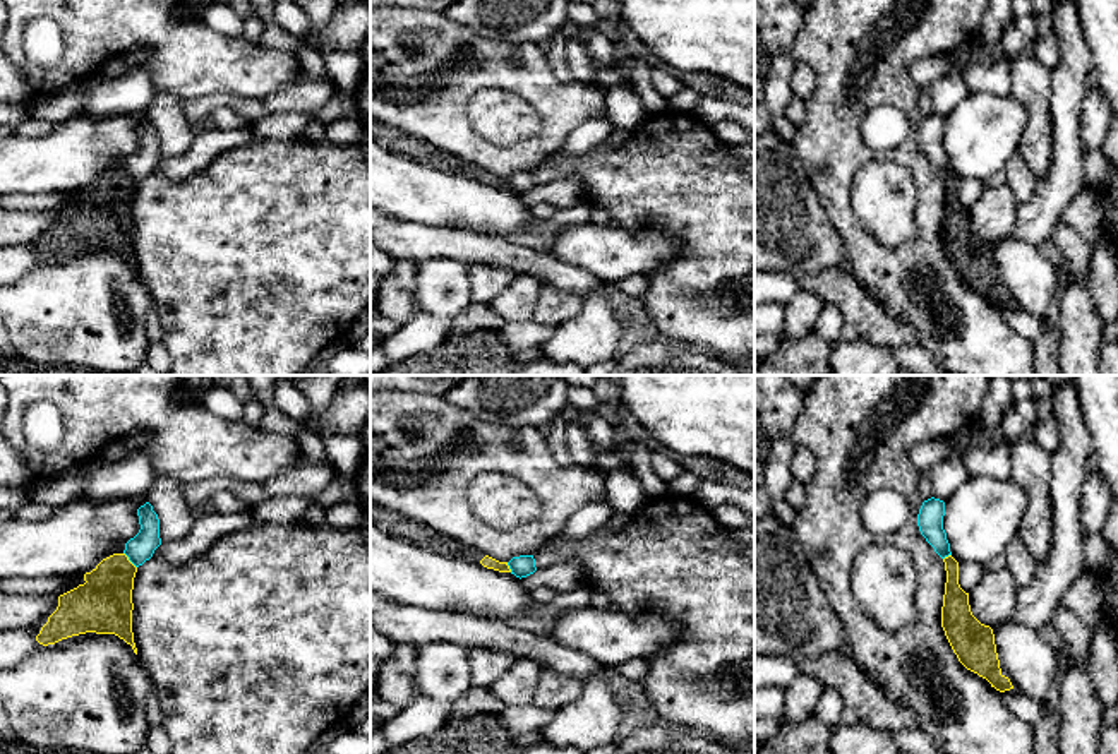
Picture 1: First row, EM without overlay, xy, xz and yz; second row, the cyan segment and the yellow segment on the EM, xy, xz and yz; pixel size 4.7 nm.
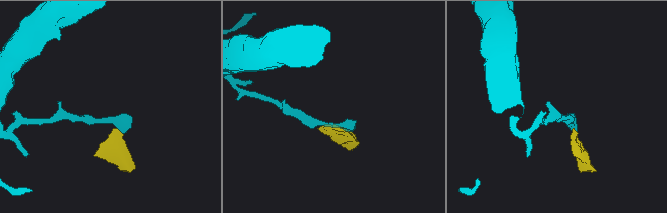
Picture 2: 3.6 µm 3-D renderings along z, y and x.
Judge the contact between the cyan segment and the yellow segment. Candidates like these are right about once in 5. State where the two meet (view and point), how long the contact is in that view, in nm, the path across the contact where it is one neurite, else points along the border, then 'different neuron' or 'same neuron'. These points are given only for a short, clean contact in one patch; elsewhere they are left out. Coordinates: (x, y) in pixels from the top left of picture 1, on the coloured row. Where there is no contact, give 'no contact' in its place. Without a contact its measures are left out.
contact xy (129, 559); length 100 nm; border xy (124, 552), (136, 568); different neuron

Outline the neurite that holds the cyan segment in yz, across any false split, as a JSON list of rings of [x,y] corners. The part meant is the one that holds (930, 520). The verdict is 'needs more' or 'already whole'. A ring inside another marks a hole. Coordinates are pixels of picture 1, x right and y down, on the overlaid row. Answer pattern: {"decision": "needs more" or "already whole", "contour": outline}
{"decision": "already whole", "contour": [[[935,497],[924,500],[917,514],[917,526],[921,535],[941,559],[952,555],[950,543],[943,530],[943,516],[945,502]]]}

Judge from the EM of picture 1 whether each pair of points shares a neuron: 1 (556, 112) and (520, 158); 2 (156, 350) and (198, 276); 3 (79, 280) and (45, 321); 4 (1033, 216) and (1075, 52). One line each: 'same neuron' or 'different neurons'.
1: same neuron
2: different neurons
3: same neuron
4: same neuron

